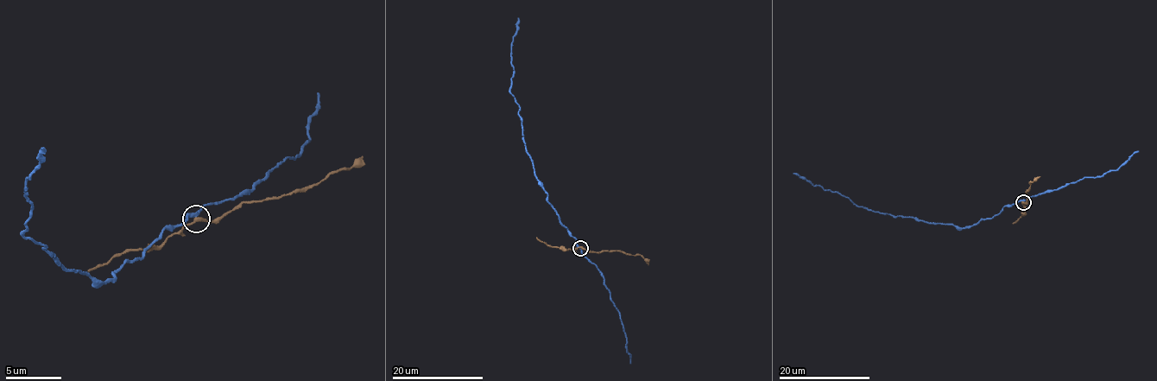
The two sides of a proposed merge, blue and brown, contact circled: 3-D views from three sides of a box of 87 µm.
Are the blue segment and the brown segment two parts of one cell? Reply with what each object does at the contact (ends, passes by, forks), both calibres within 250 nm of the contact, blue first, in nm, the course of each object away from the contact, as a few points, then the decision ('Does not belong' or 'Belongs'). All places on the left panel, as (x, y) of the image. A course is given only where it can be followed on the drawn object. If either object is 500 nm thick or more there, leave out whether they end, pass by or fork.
At the ring blue passes by. At the ring brown passes by. Thickness 280 nm (blue) against 280 nm. Course of blue: (197, 216), (167, 227), (105, 283), (69, 272), (24, 236), (24, 188), (41, 147). Course of brown: (197, 219), (211, 222), (244, 202), (306, 191), (361, 155). Does not belong

